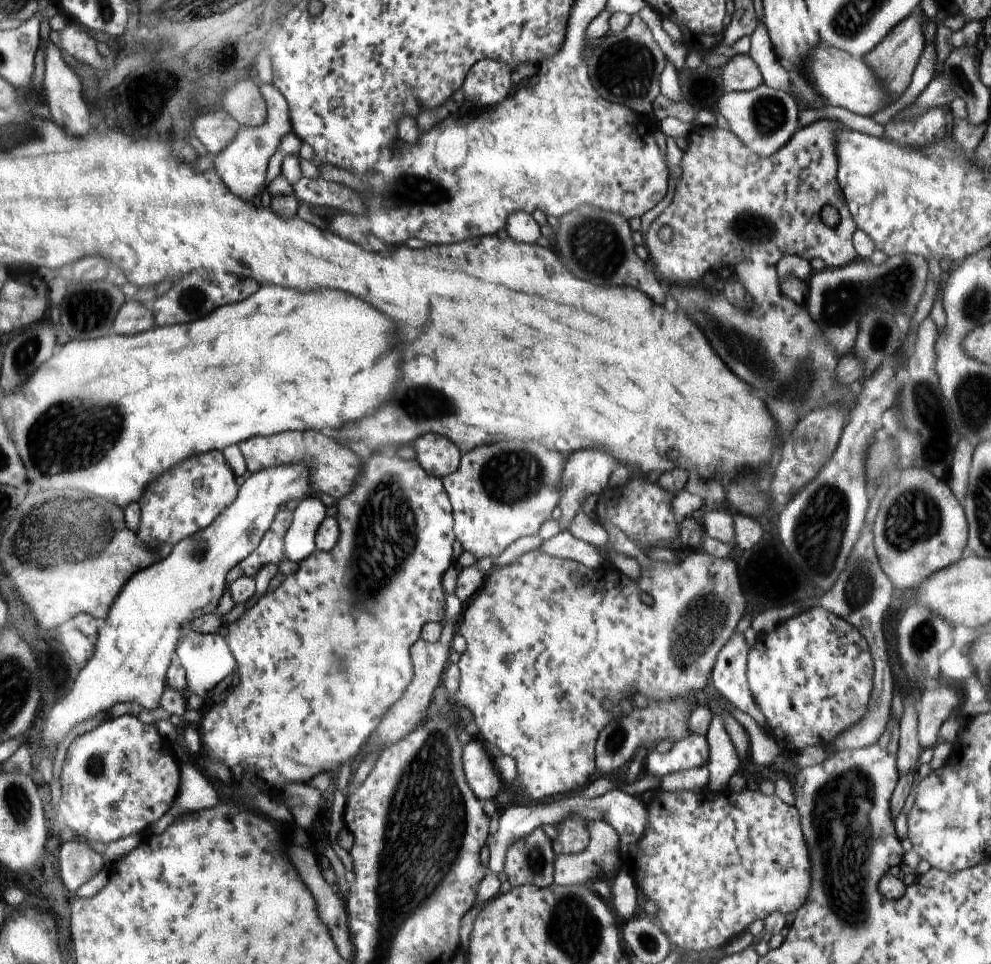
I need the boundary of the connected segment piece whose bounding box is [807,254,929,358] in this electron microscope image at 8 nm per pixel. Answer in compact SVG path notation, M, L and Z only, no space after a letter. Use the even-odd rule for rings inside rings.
M900 254L886 258L886 262L874 266L868 260L852 262L852 265L825 268L808 280L808 312L816 326L820 326L824 340L834 348L836 356L844 356L856 344L863 316L869 311L881 311L892 319L896 314L911 316L922 300L929 273L928 262L922 256Z

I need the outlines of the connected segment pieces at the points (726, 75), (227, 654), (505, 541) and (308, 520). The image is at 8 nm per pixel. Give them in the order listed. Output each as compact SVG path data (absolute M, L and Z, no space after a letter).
M749 54L733 56L723 70L723 88L726 92L752 91L763 83L759 69Z
M193 631L188 637L183 637L177 655L181 664L187 669L190 692L206 699L210 698L211 692L220 686L225 686L239 669L239 663L231 650L229 641L218 633Z
M534 440L492 443L466 452L460 470L442 480L455 510L455 532L460 540L459 550L467 550L477 559L492 556L497 560L514 540L522 536L535 536L540 524L546 518L550 519L550 512L561 502L561 481L567 464L568 456L556 450L548 450Z
M309 496L293 505L293 522L283 541L283 558L299 564L317 550L315 535L327 518L327 508L318 496Z

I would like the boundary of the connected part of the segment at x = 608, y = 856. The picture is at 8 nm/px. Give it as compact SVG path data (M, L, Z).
M586 816L586 822L586 829L588 835L590 835L588 847L578 854L556 854L554 868L556 868L555 882L558 885L582 885L591 883L596 879L603 879L612 884L615 866L622 866L623 857L618 852L618 848L621 848L621 846L615 828L602 819Z

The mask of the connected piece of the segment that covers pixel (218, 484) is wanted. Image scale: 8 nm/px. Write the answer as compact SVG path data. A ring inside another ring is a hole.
M220 450L190 458L176 466L176 469L164 474L139 503L143 511L139 536L147 543L171 543L176 546L200 533L200 530L207 530L239 498L242 487L238 486L236 478L224 452Z

